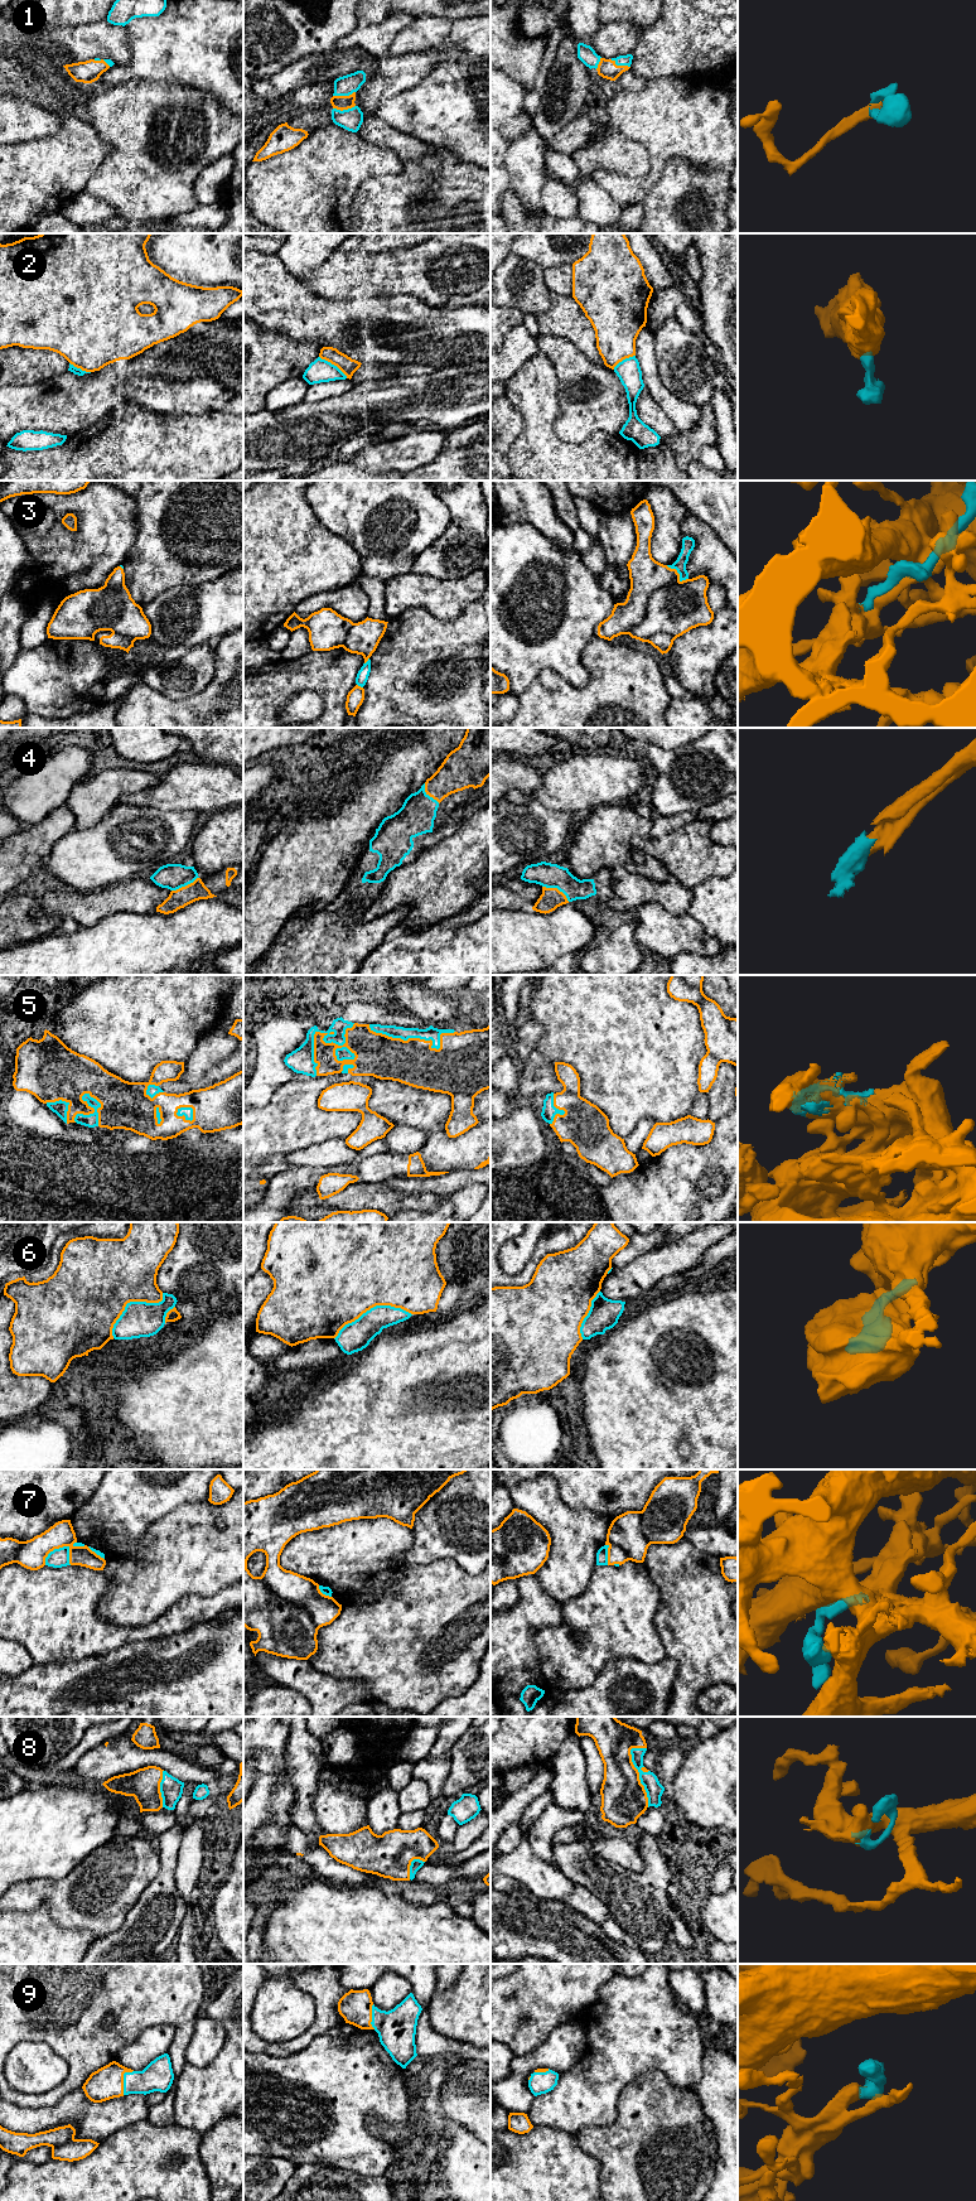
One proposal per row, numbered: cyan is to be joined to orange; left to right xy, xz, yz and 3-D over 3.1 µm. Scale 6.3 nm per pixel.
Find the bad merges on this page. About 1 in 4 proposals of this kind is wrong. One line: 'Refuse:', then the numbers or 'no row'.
Refuse: 2, 6

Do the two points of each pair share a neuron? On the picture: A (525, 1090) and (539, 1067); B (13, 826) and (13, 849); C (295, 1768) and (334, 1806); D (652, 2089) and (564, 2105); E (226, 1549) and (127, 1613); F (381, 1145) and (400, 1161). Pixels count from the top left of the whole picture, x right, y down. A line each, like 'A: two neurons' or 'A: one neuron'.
A: one neuron
B: two neurons
C: two neurons
D: two neurons
E: one neuron
F: two neurons

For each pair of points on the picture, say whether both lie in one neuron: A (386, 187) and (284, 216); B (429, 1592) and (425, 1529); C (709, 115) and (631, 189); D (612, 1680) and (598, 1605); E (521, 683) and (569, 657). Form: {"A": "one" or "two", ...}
{"A": "two", "B": "two", "C": "one", "D": "two", "E": "one"}

